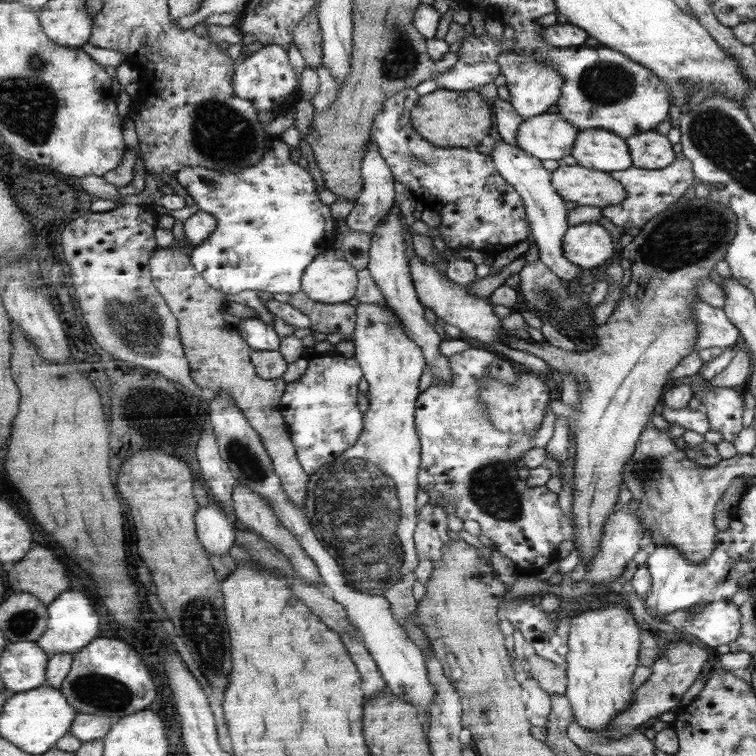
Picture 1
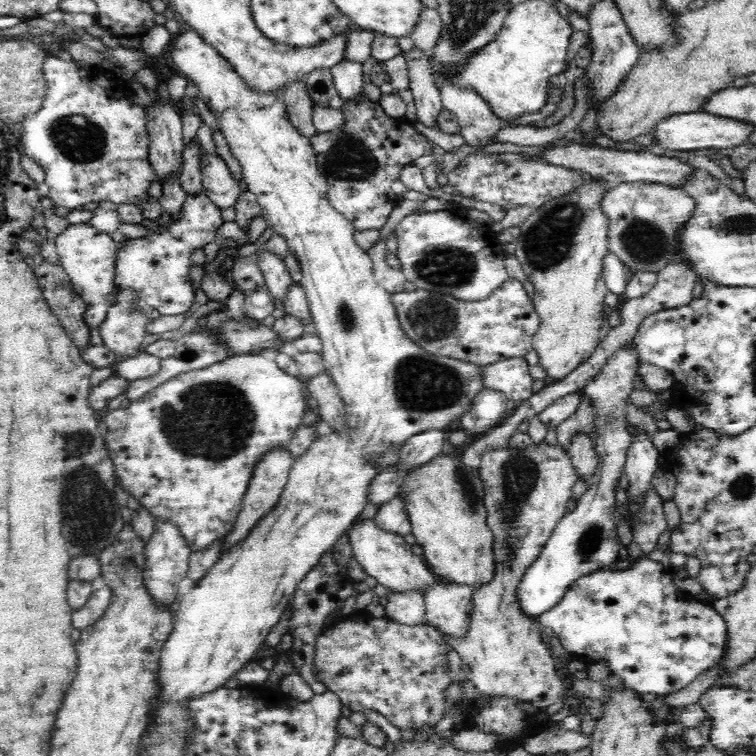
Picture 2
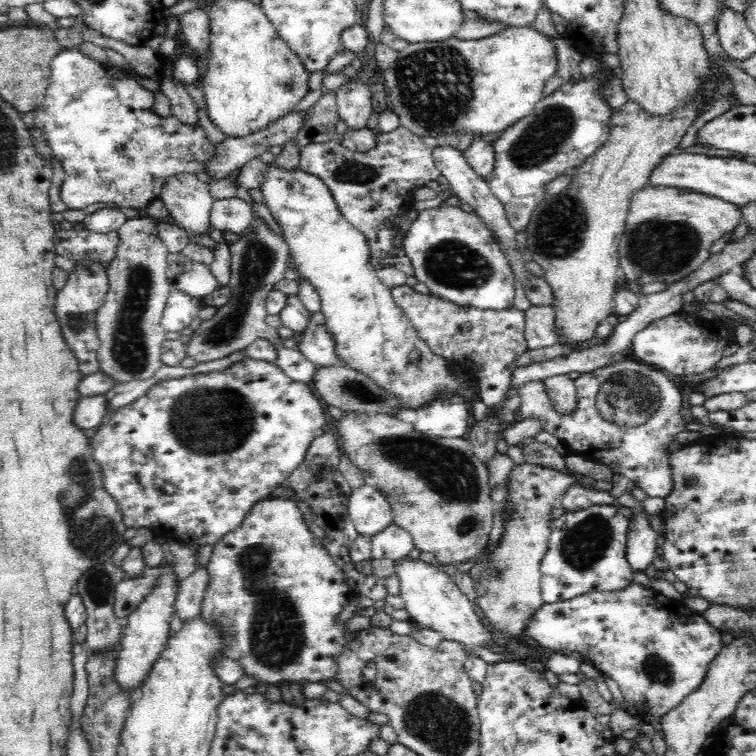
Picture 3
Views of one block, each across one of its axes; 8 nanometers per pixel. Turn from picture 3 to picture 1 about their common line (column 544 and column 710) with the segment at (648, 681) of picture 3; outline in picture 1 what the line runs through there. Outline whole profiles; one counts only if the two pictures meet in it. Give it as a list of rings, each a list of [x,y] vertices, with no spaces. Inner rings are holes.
[[[720,600],[706,603],[693,613],[684,609],[664,615],[664,622],[717,649],[721,644],[730,644],[740,636],[742,613],[731,600]]]

